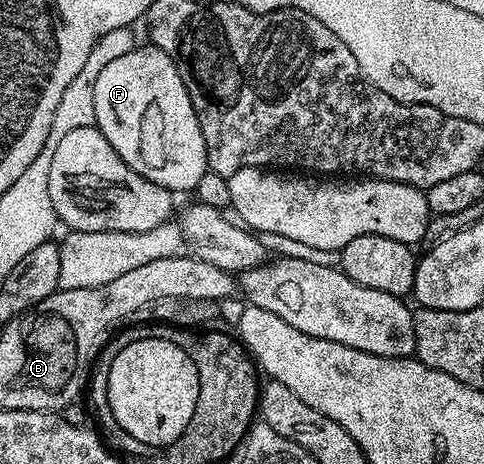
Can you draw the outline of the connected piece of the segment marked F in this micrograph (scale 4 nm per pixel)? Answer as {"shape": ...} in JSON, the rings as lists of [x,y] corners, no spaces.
{"shape":[[[152,44],[135,46],[127,54],[120,55],[99,72],[93,87],[95,98],[96,127],[111,142],[115,154],[135,170],[135,174],[143,174],[151,182],[163,186],[174,194],[192,193],[196,189],[199,178],[207,171],[207,150],[203,142],[203,130],[199,128],[198,116],[191,105],[182,78],[179,76],[177,64],[173,57],[159,50]]]}

